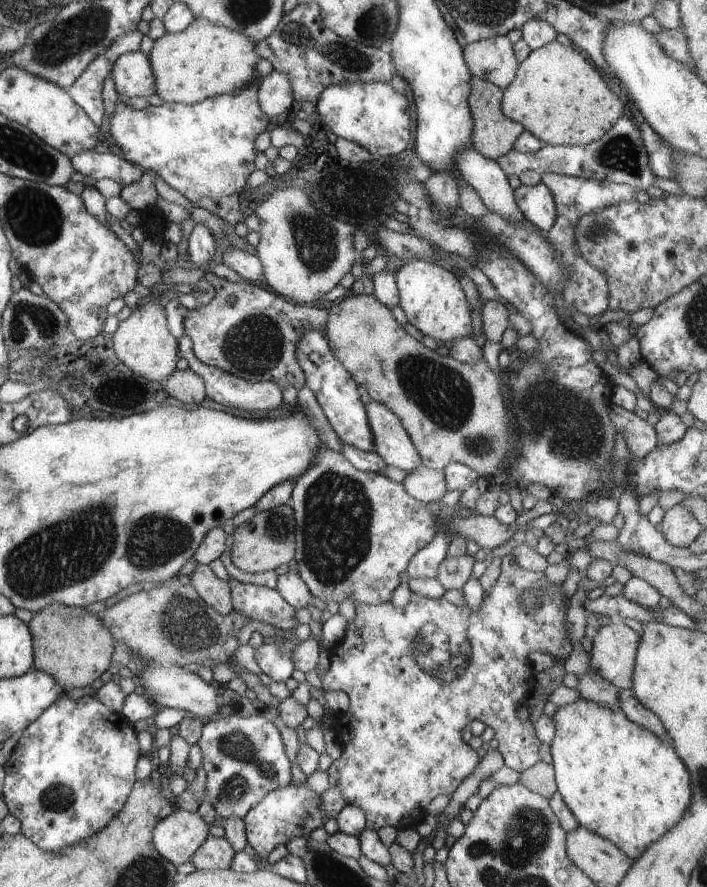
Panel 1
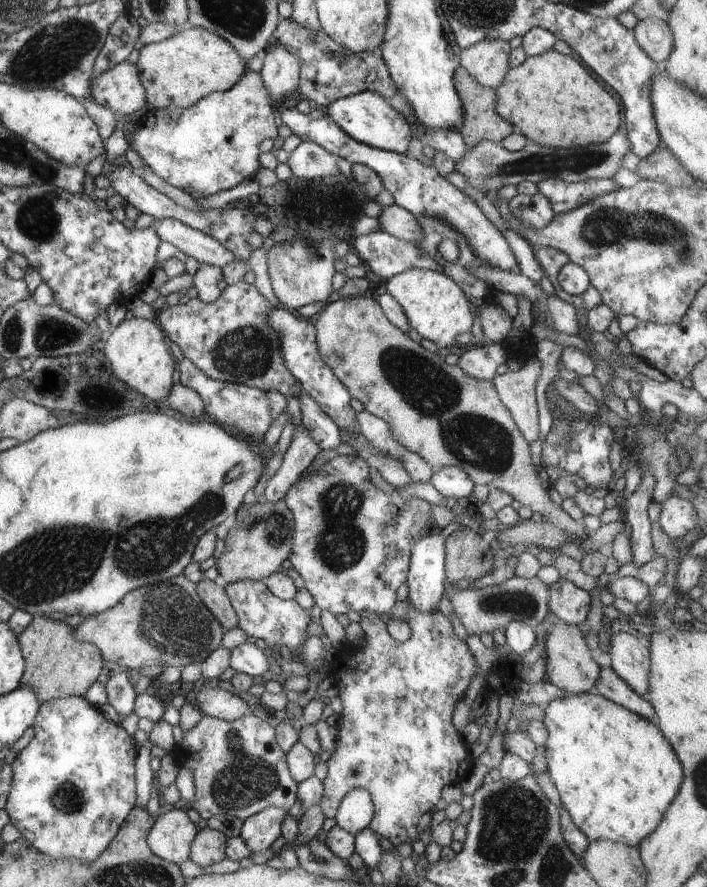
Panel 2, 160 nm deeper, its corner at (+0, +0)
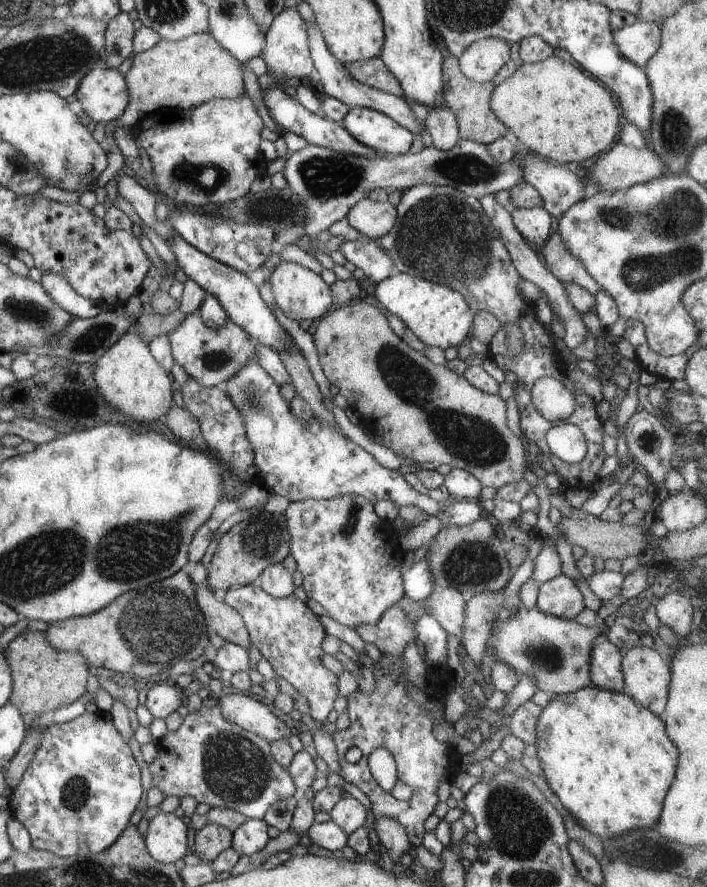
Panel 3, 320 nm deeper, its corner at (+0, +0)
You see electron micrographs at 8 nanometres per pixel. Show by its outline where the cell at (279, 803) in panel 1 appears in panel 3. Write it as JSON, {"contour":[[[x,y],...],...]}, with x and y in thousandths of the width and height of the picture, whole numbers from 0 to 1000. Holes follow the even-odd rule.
{"contour":[[[351,923],[330,939],[327,956],[334,958],[339,966],[362,963],[383,947],[379,932],[376,924]]]}

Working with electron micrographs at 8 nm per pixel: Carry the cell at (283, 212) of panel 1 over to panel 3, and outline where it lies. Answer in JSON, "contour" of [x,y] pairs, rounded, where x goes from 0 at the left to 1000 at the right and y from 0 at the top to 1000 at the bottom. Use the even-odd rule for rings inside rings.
{"contour":[[[399,293],[393,300],[385,304],[379,313],[388,330],[389,343],[393,347],[413,361],[427,363],[427,361],[453,361],[455,356],[467,352],[471,346],[471,334],[468,322],[458,318],[455,311],[417,295]]]}

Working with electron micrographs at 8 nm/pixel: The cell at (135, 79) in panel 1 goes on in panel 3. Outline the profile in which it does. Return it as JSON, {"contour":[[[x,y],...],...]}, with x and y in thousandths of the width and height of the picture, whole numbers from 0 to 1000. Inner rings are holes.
{"contour":[[[139,71],[116,88],[107,101],[109,123],[117,123],[120,131],[136,138],[157,138],[175,129],[184,104],[178,86],[167,78]]]}

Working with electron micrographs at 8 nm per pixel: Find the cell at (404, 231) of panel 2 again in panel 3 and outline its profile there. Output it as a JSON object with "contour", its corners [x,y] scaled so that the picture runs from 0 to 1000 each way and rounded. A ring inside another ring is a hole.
{"contour":[[[516,223],[495,234],[488,244],[495,255],[512,266],[543,268],[563,248],[563,237],[554,230]]]}

